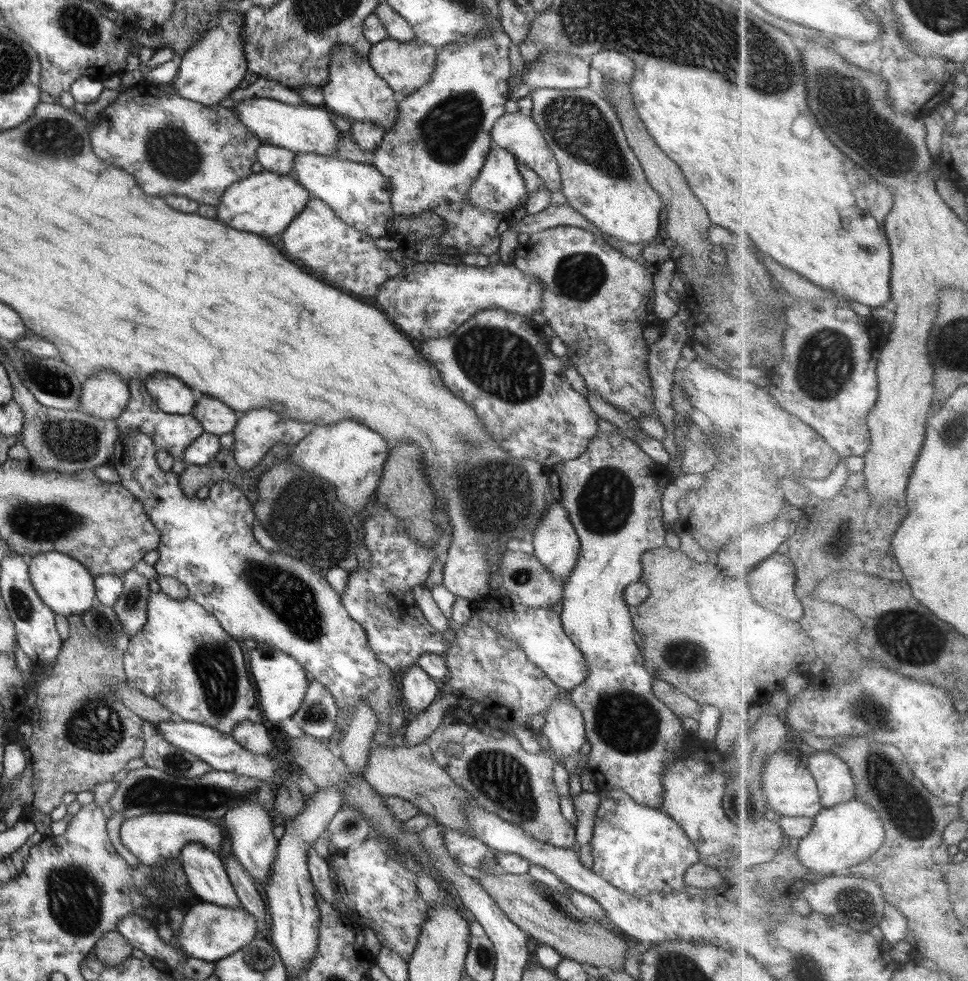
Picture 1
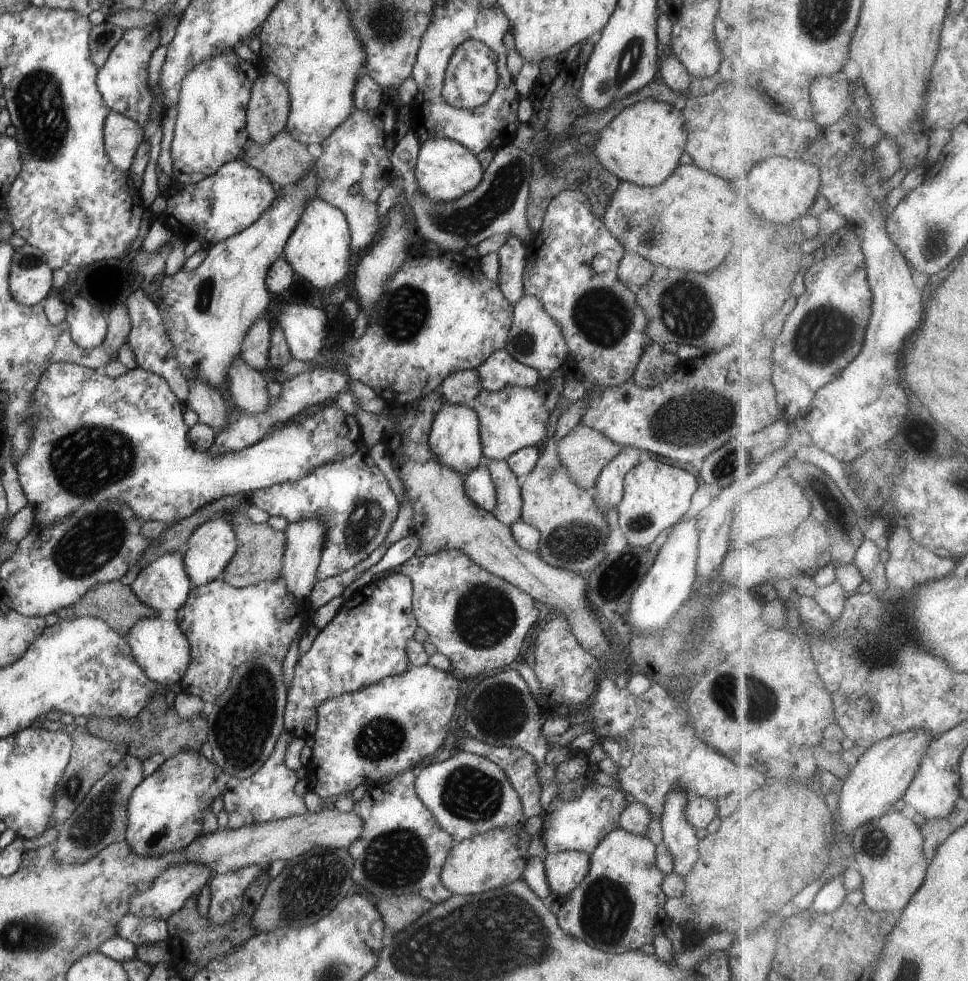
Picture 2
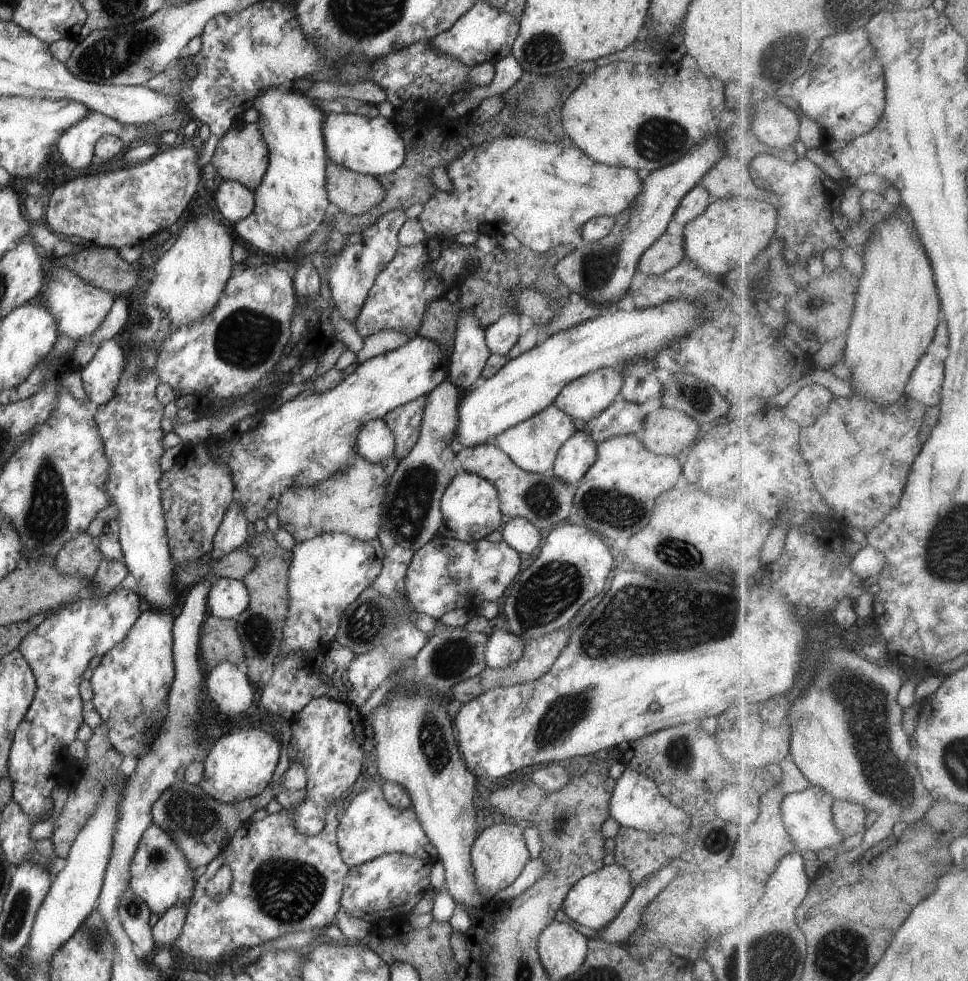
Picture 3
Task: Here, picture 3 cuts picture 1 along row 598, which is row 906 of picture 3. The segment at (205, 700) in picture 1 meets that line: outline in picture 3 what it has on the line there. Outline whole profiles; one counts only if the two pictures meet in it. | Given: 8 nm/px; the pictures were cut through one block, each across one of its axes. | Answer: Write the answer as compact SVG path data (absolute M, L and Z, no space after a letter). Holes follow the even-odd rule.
M153 822L144 831L144 834L140 837L139 846L135 850L130 870L131 877L129 886L132 887L132 890L144 902L146 902L152 914L162 916L166 914L168 909L172 909L173 906L176 905L185 905L188 912L200 872L195 872L189 860L186 858L184 851L179 849L178 843L172 838L172 835L168 834L161 826Z

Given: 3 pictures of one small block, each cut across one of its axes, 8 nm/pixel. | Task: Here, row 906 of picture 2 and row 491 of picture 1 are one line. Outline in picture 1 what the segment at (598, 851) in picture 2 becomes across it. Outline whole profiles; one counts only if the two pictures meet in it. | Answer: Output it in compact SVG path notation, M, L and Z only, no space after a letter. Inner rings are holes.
M598 431L578 458L560 462L554 469L549 476L549 494L558 498L567 510L567 518L580 543L576 566L564 584L559 617L563 631L582 652L588 668L585 682L567 693L585 721L586 741L590 743L585 768L594 774L598 787L623 790L640 806L658 810L663 797L663 770L678 756L677 753L688 750L687 733L682 718L674 715L652 693L654 677L643 665L643 656L637 645L638 632L632 622L631 608L623 601L623 592L641 577L642 555L665 546L667 530L661 500L664 489L672 481L672 475L667 465L657 463L635 441L620 432L606 434Z

